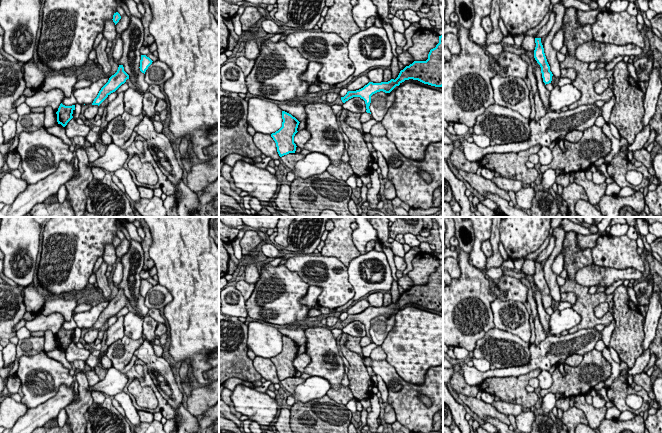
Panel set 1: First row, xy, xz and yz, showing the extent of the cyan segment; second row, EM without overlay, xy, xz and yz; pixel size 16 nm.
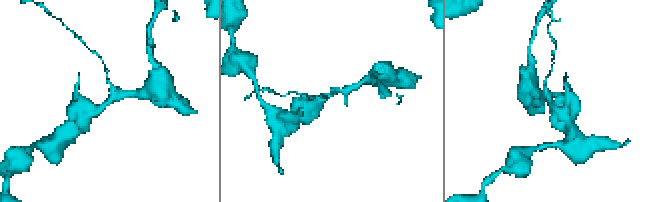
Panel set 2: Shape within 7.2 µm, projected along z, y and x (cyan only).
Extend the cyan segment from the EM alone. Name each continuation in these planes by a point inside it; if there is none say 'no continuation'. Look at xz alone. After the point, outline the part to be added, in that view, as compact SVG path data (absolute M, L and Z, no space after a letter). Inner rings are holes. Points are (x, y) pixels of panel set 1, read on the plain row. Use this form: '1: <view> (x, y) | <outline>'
no continuation

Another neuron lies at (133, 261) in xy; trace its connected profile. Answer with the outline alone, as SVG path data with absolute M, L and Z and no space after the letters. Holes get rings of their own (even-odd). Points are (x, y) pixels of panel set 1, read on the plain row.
M131 239L128 252L121 258L123 264L123 277L118 289L124 291L129 303L136 311L135 314L144 318L149 308L145 305L145 298L140 295L140 272L144 266L144 251L141 243Z

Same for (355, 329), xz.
M353 321L343 327L342 329L343 334L350 335L352 337L365 337L366 336L366 328L363 323L360 321Z

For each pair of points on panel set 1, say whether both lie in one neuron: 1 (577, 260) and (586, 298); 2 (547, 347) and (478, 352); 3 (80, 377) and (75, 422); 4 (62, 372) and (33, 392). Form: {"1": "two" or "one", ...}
{"1": "one", "2": "two", "3": "one", "4": "one"}

